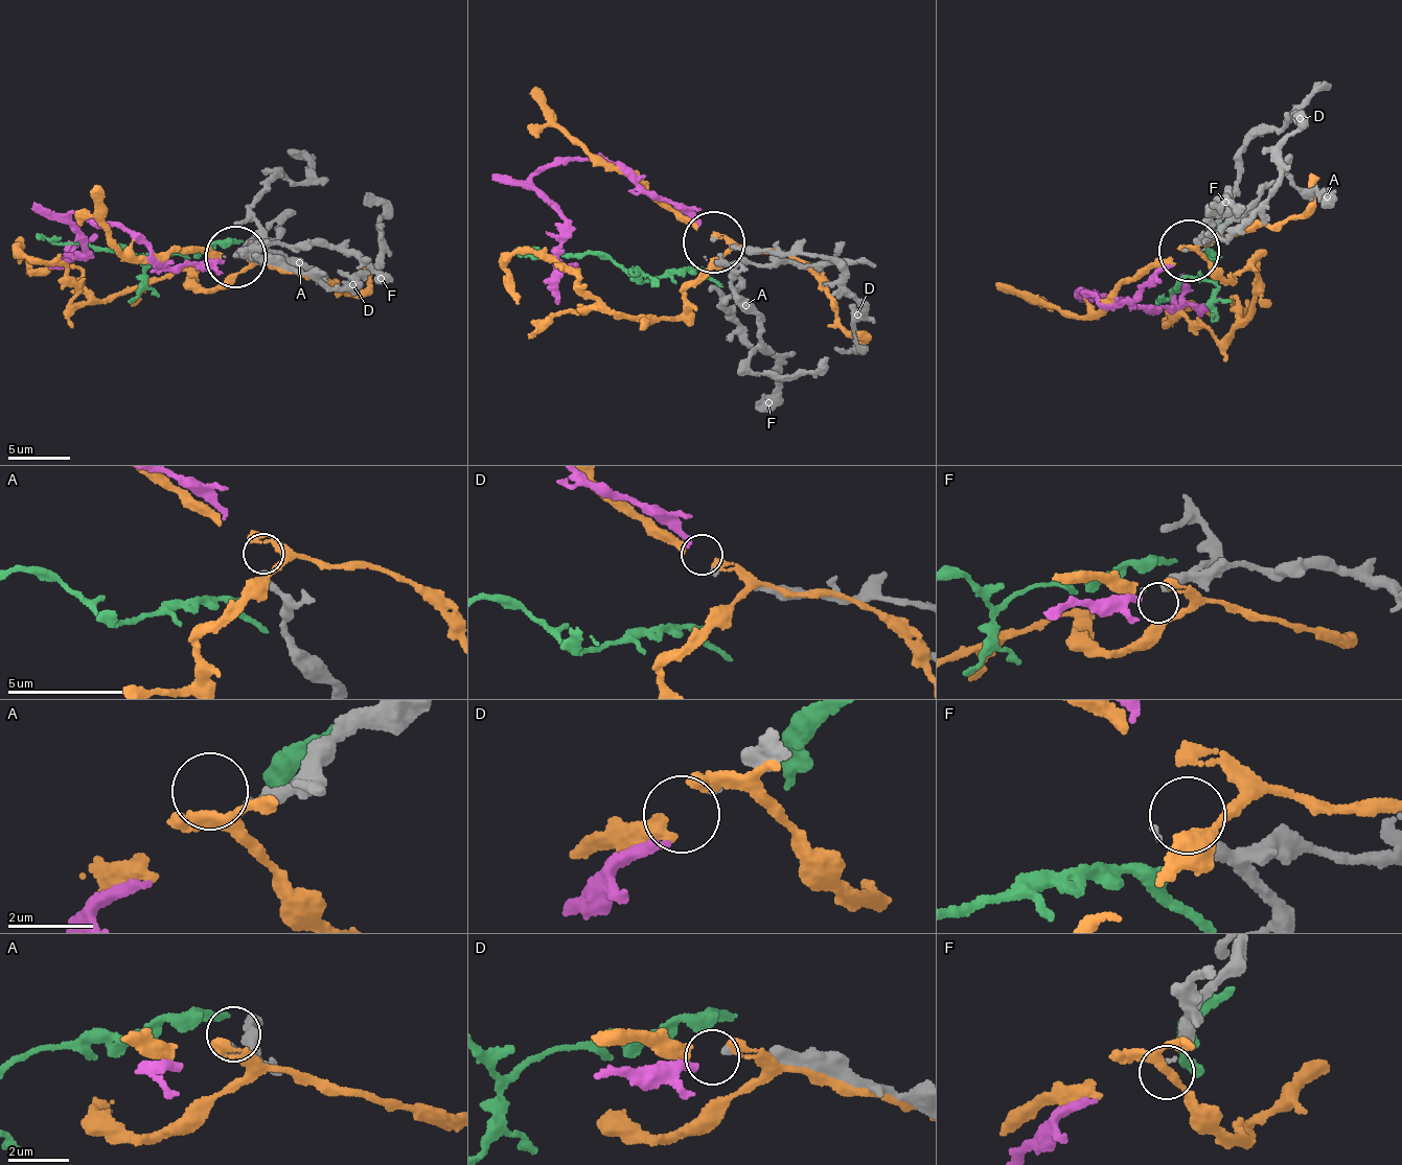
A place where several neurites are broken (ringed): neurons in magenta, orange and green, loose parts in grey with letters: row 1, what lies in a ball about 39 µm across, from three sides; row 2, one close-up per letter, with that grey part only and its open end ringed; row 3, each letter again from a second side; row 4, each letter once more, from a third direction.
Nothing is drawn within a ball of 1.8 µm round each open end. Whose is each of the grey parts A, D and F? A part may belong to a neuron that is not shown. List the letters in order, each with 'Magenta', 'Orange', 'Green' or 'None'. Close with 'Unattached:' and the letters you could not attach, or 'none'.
A: Orange
D: Magenta
F: None
Unattached: F

